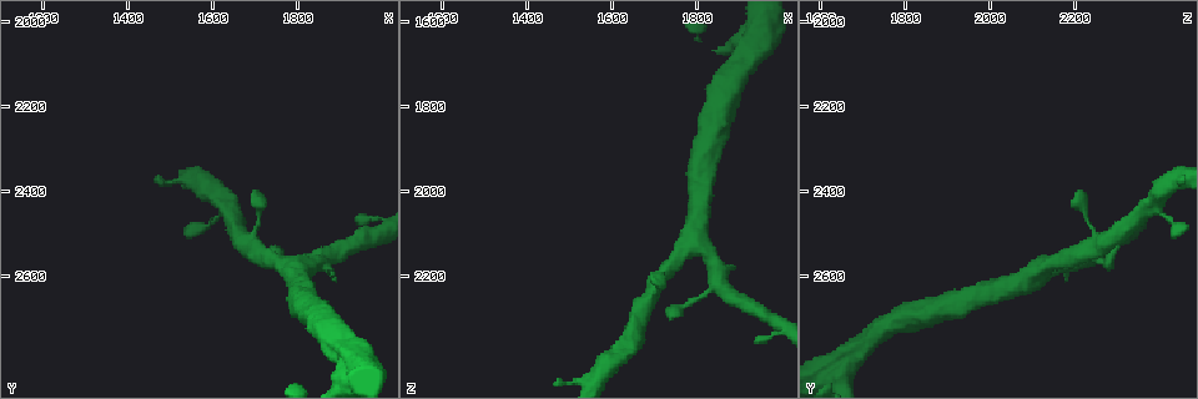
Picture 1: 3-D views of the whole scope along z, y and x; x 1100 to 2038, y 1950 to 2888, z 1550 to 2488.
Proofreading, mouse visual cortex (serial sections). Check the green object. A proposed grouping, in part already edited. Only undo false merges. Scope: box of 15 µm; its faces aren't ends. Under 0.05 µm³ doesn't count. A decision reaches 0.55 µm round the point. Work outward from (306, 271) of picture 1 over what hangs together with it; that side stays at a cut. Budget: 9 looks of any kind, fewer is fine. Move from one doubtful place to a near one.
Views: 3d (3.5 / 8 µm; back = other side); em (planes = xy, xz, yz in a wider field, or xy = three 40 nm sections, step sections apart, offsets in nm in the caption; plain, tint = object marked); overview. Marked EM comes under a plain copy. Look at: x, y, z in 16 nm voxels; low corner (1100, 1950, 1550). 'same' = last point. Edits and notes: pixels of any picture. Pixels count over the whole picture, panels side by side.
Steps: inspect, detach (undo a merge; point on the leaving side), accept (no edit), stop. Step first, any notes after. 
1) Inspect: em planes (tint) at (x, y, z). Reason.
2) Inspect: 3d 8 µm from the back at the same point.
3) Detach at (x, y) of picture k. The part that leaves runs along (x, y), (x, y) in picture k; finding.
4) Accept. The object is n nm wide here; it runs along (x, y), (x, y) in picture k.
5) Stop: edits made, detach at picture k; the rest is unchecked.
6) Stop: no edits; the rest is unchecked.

Inspect: 3d 3.5 µm from the back at (1695, 2510, 2245). Narrows sharply.

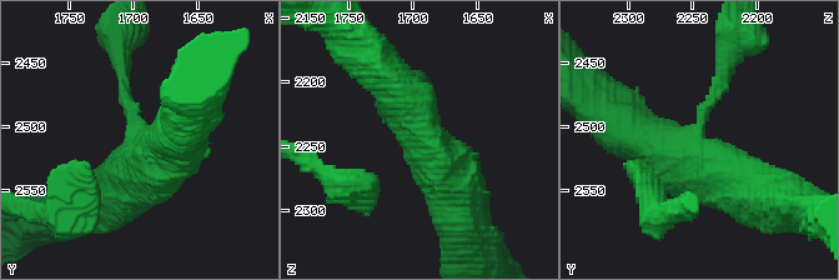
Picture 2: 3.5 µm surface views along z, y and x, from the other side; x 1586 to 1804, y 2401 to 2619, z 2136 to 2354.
Inspect: em planes (tint) at (1694, 2508, 2248). Shape alone is not enough.

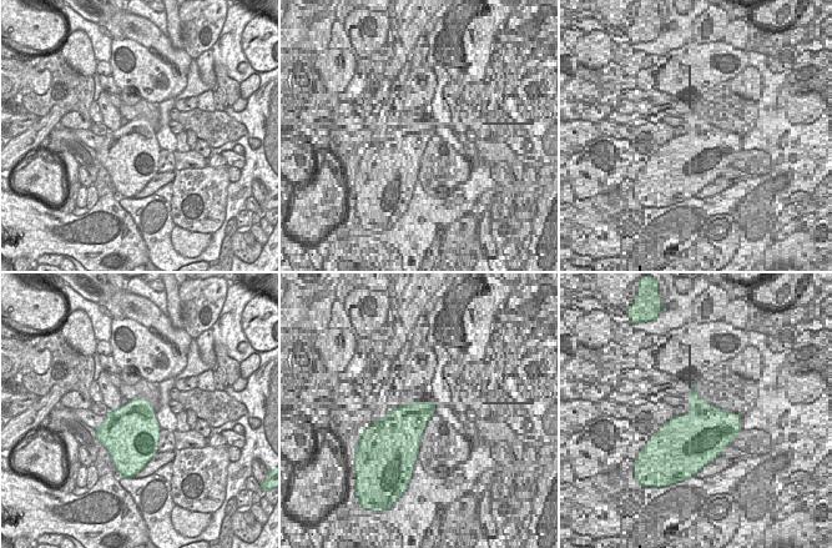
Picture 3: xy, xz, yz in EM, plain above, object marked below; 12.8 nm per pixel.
Inspect: em xy step 1 (tint) at the same point.

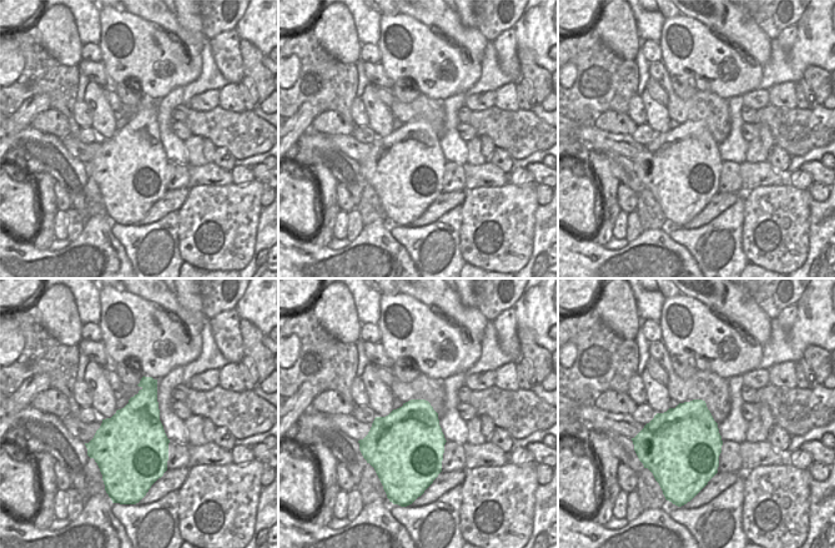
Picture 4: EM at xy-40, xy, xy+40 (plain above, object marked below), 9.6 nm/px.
Accept. It runs along (396, 86), (457, 183), (461, 215) in picture 2; all the same cell.

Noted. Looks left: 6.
Inspect: 3d 3.5 µm at (1840, 2555, 2235). Thin arm on a thick one.

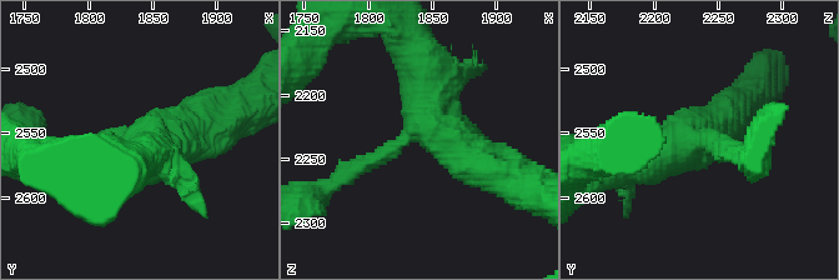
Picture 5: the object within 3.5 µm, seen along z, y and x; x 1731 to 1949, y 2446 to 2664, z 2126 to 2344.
Inspect: em xy step 5 (tint) at (1834, 2558, 2230).

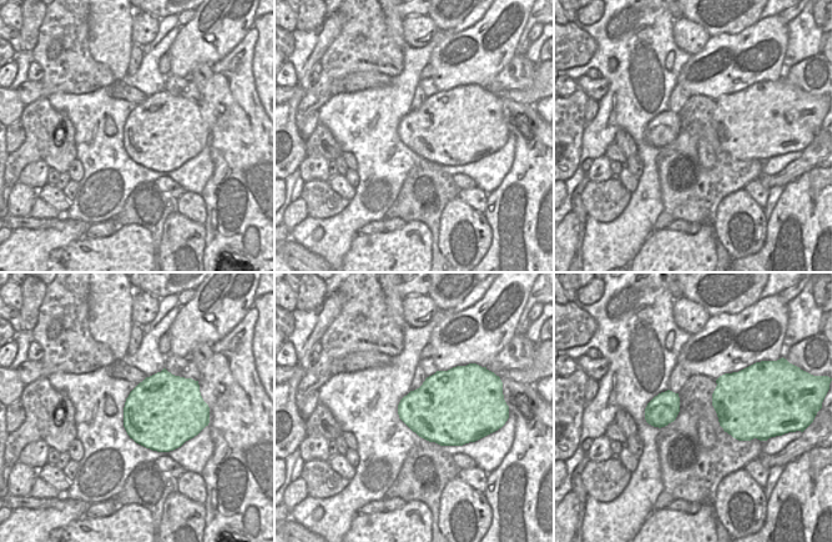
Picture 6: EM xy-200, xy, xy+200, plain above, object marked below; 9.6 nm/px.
Accept. It runs along (407, 39), (433, 125), (487, 164) in picture 5; all the same cell.

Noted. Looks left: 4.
Inspect: 3d 3.5 µm at (2000, 2460, 2330). Thin neck.

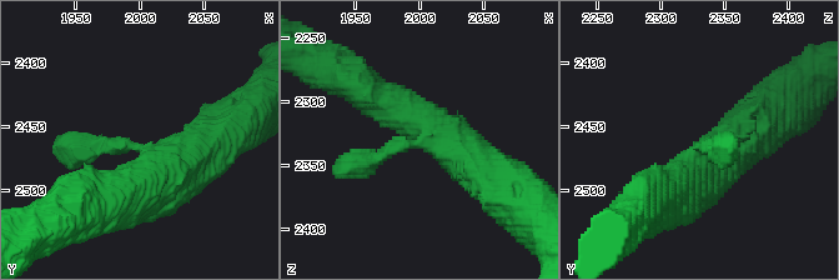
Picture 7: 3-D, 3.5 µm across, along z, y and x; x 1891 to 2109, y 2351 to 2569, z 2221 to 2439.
Inspect: em planes (tint) at (1996, 2462, 2334). Now the EM.

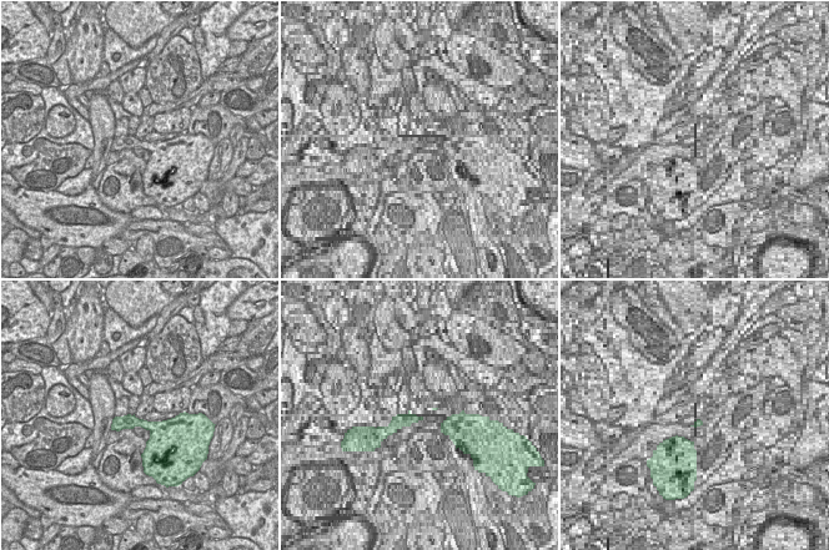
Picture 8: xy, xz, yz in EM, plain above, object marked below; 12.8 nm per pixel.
Accept. It runs along (406, 113), (436, 141), (336, 170) in picture 7; one cell here.

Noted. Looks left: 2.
Inspect: 3d 3.5 µm at (1595, 2480, 2430). A narrow waist.

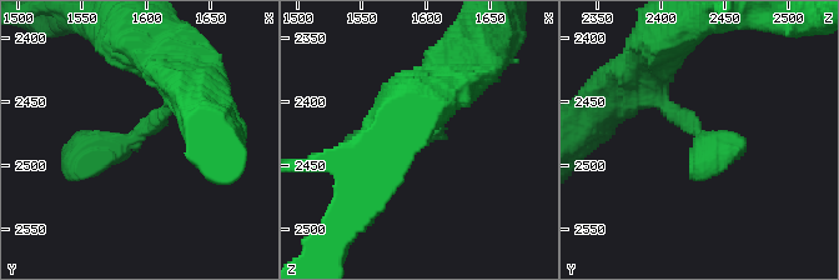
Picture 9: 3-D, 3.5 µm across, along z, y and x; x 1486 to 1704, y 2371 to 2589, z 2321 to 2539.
Inspect: em xy step 5 (tint) at (1594, 2476, 2430). The arms are 250, 450 nm wide.

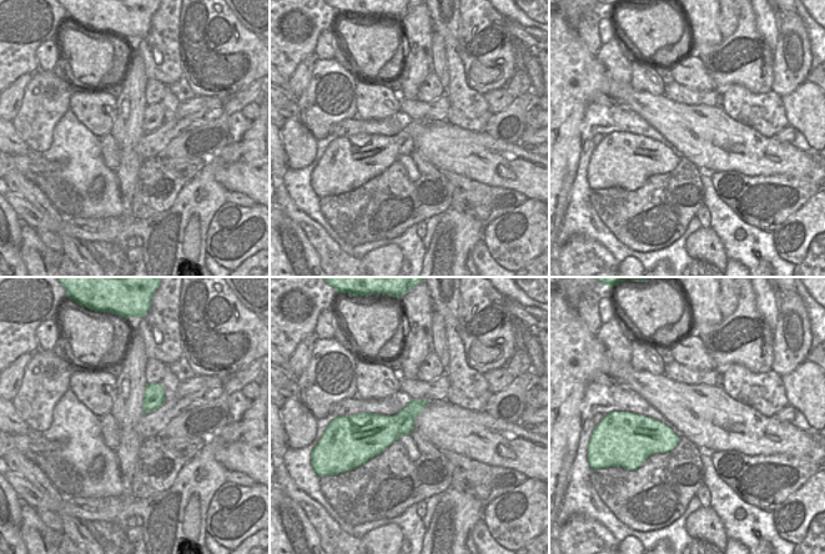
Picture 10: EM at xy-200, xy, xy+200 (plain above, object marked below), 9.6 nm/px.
Accept. It runs along (460, 78), (436, 129), (352, 180) in picture 9; continuous, no second cell.

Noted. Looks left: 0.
Stop: no edits; the rest is unchecked.

